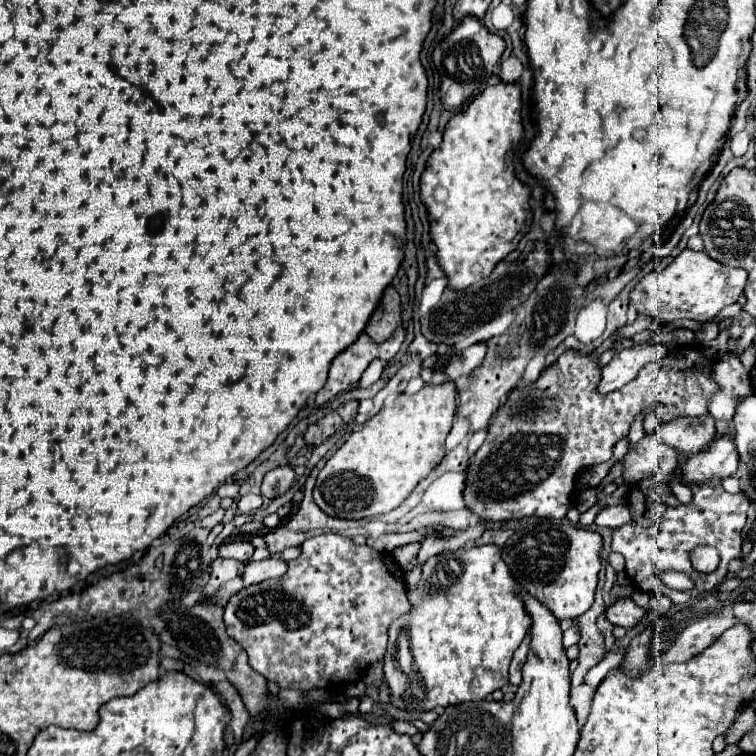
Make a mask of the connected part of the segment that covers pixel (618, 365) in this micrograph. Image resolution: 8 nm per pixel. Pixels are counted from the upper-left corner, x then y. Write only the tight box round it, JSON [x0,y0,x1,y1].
[598,341,668,393]

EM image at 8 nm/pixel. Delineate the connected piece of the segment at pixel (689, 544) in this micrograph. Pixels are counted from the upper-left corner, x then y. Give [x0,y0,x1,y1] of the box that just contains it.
[612,479,750,603]

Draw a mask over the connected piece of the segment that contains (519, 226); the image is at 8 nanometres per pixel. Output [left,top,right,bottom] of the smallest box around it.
[420,83,532,289]

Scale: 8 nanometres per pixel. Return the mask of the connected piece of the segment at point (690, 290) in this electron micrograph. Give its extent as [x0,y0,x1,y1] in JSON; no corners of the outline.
[630,249,746,323]

